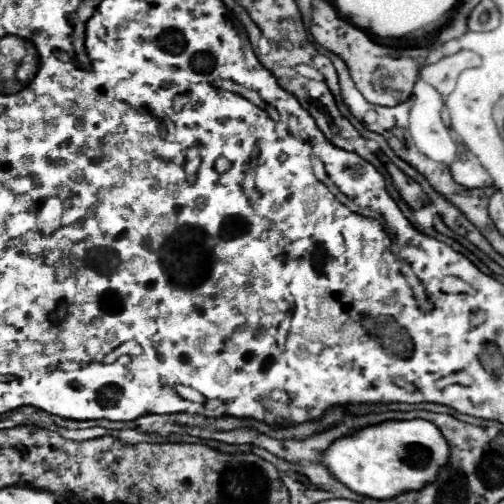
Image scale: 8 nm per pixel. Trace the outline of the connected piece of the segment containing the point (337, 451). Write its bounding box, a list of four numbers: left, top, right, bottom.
[322,419,450,499]

